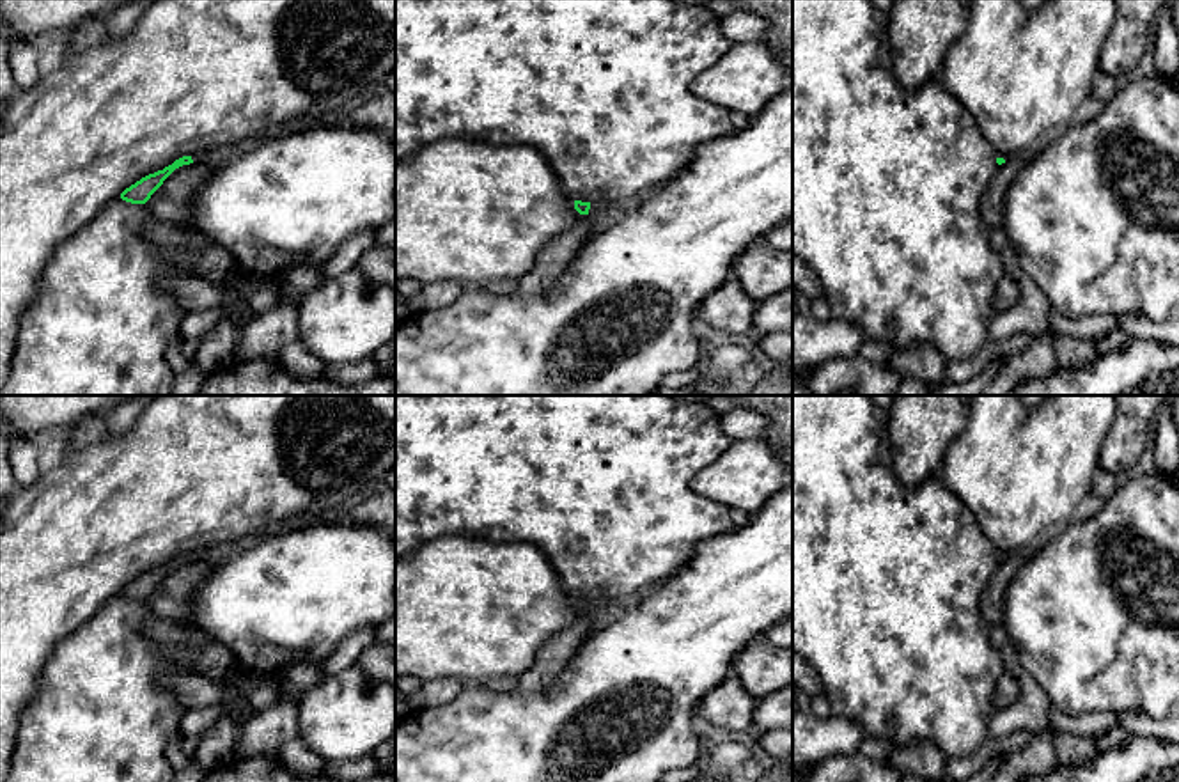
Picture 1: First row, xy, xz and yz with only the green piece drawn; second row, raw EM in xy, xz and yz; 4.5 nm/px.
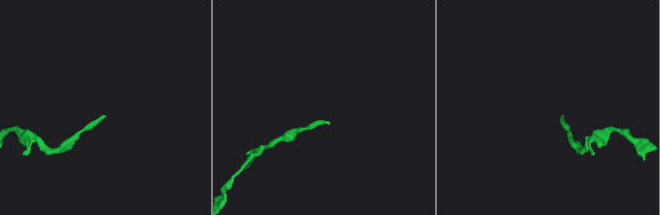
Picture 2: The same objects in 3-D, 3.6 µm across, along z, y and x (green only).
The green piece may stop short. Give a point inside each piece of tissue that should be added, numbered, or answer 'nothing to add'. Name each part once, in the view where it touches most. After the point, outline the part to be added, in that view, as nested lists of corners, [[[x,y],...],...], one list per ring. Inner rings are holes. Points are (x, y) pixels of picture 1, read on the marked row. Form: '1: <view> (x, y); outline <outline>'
1: xz (601, 215); outline [[[624,197],[612,202],[590,202],[589,209],[589,236],[605,232],[619,223],[629,211],[638,207],[635,197]]]

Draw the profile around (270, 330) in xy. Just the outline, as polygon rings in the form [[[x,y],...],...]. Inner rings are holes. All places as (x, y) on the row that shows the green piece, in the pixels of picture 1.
[[[298,301],[259,309],[248,323],[239,326],[234,360],[261,358],[280,364],[284,349],[296,340],[300,340]]]

